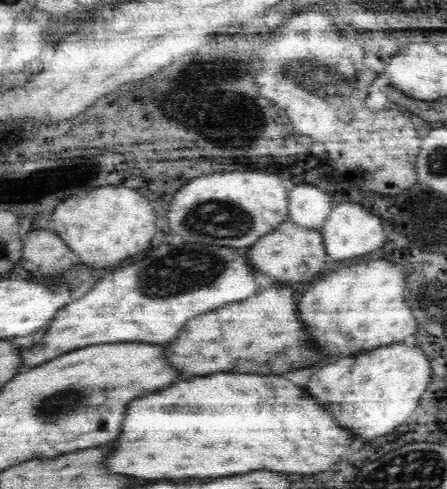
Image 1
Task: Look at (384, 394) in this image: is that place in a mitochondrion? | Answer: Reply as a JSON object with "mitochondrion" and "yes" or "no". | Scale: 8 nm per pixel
{"mitochondrion":"no"}

